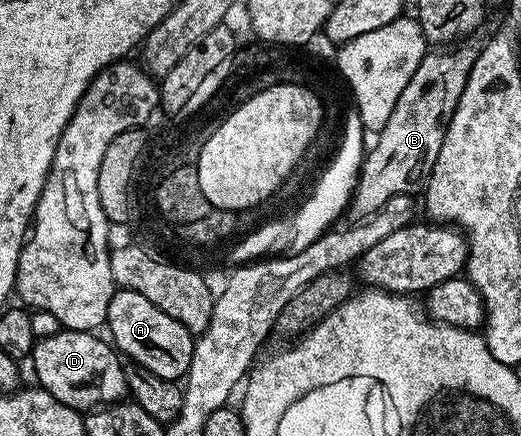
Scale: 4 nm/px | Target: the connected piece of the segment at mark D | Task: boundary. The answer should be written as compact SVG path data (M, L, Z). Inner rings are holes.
M62 329L54 333L54 337L37 339L30 356L30 364L36 370L35 382L58 397L62 405L81 413L109 403L119 403L128 390L121 356L107 338L99 339L98 336L90 331Z

